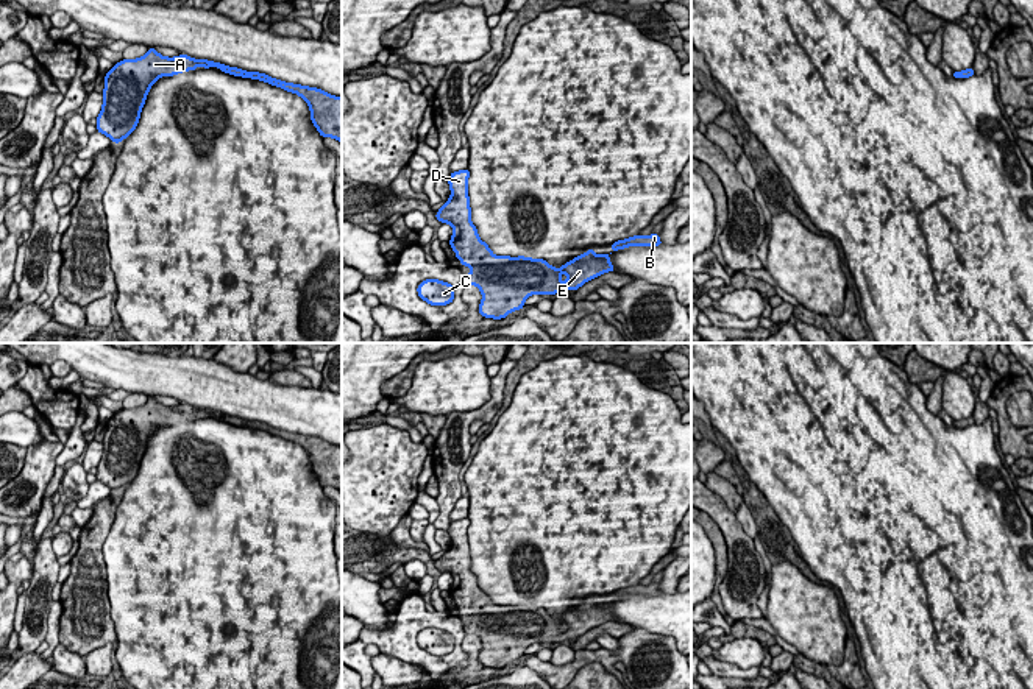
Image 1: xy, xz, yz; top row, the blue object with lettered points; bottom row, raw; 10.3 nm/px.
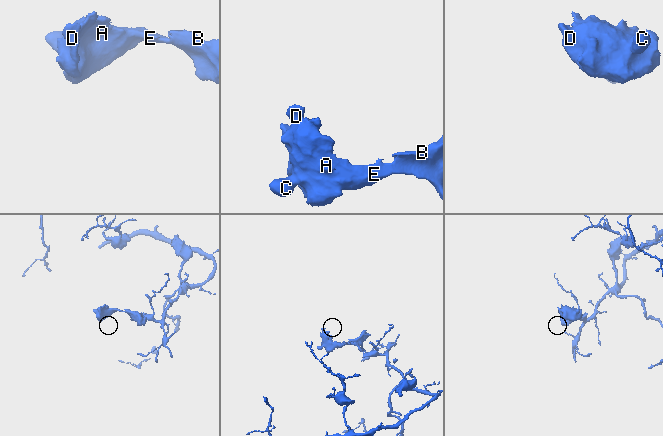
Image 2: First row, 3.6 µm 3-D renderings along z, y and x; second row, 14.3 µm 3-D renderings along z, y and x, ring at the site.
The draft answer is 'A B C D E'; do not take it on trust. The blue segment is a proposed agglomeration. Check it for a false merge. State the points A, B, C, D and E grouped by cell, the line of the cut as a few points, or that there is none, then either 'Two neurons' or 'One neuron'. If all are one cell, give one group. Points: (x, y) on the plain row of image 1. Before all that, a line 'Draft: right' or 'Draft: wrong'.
Draft: right
Groups: A B C D E. No split. One neuron

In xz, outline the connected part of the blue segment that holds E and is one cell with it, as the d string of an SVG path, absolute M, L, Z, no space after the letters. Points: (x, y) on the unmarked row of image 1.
M468 518L449 524L451 546L435 567L453 575L449 595L460 613L471 617L470 624L463 624L463 630L481 639L482 650L477 659L482 666L506 667L523 658L531 644L577 639L590 628L615 620L609 610L610 603L595 603L595 597L563 613L562 617L551 616L545 608L495 605L471 572L468 527Z

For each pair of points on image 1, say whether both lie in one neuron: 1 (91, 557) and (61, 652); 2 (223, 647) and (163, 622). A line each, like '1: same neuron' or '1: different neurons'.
1: different neurons
2: same neuron

